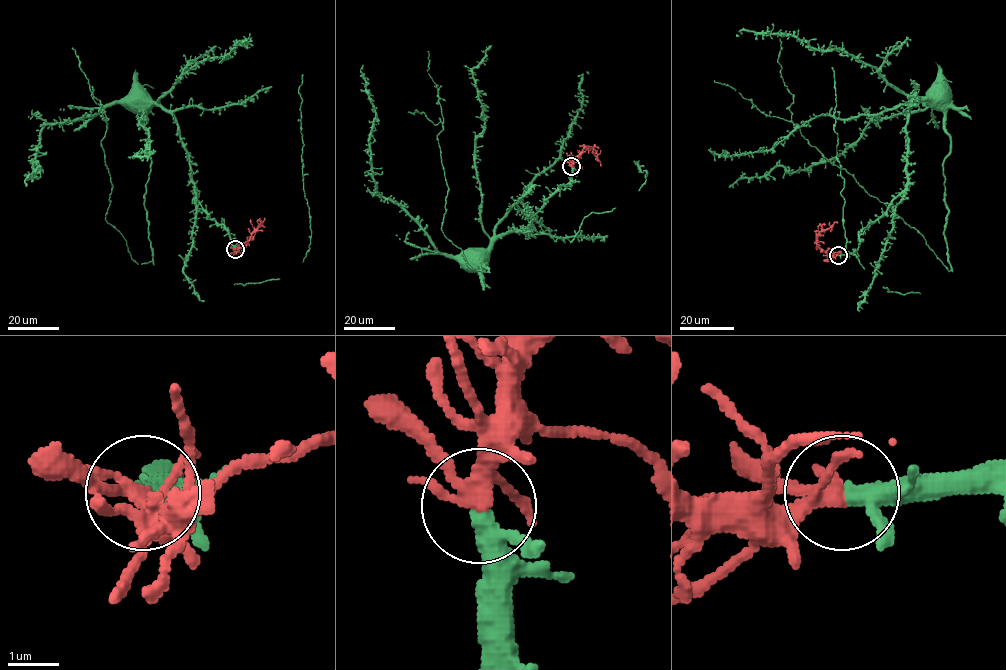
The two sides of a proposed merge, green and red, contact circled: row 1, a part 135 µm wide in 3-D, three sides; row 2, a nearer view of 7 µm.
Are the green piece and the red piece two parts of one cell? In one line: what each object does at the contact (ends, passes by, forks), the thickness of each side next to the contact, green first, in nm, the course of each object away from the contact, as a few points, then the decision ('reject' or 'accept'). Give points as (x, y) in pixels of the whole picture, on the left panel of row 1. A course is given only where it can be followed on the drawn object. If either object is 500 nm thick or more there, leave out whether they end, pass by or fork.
green passes by; red forks; calibres 300 and 240 nm; course green (235, 249), (229, 232), (209, 217), (197, 198), (189, 155), (181, 141), (176, 119), (159, 106), (137, 101); course red (235, 249), (239, 249), (250, 238), (265, 218); accept

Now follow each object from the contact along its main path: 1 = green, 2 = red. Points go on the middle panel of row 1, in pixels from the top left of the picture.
1: (571, 166), (571, 180), (545, 201), (533, 216), (528, 230), (502, 233), (485, 249), (479, 249), (473, 255)
2: (571, 166), (586, 147), (595, 151), (601, 166)

